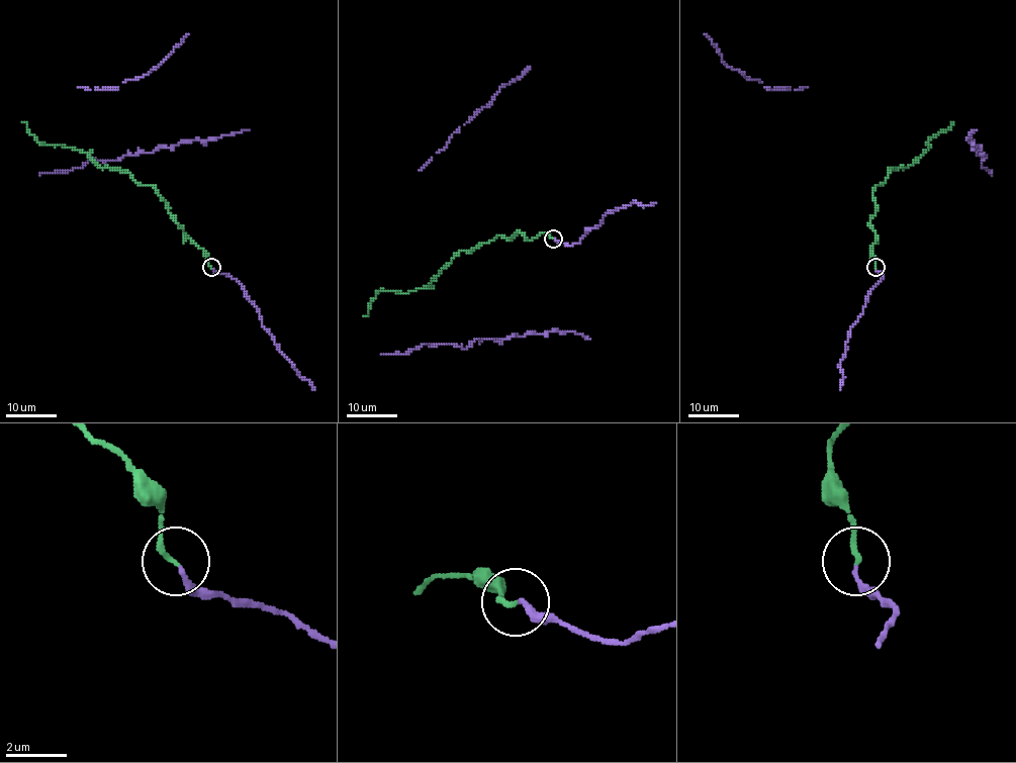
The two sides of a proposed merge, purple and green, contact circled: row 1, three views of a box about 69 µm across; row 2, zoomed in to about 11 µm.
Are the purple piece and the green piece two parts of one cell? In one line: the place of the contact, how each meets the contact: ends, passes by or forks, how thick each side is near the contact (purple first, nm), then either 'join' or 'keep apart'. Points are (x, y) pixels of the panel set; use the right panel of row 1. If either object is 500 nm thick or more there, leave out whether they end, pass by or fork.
place (875, 267); purple ends; green ends; calibres 150 and 180 nm; join

